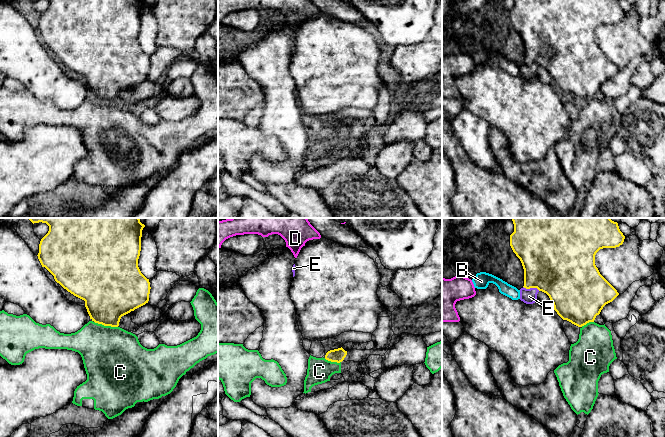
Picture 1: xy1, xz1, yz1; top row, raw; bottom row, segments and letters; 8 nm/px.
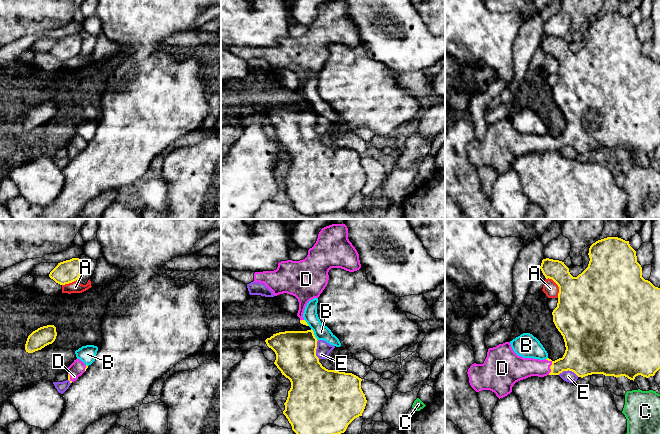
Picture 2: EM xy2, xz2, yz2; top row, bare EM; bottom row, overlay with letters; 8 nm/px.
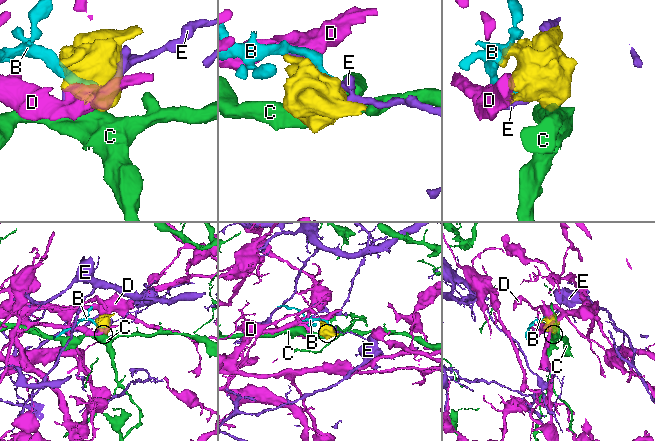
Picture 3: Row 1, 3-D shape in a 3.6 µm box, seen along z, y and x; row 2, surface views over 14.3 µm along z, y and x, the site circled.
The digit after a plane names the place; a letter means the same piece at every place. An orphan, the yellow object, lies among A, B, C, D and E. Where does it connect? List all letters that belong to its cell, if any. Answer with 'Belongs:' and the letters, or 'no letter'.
Belongs: D

